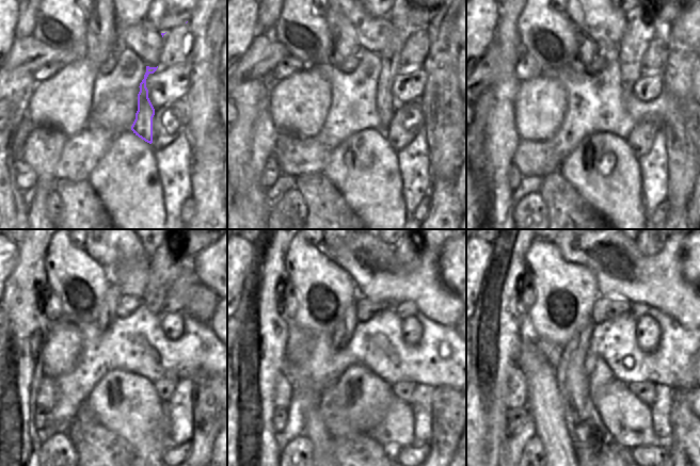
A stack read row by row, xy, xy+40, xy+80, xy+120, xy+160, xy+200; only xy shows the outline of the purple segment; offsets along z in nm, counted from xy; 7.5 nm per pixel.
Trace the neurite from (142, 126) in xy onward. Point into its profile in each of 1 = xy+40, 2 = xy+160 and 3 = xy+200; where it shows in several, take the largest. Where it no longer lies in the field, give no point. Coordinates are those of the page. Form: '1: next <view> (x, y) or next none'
1: next xy+40 (391, 59)
2: next xy+160 (410, 251)
3: next xy+200 (647, 251)

